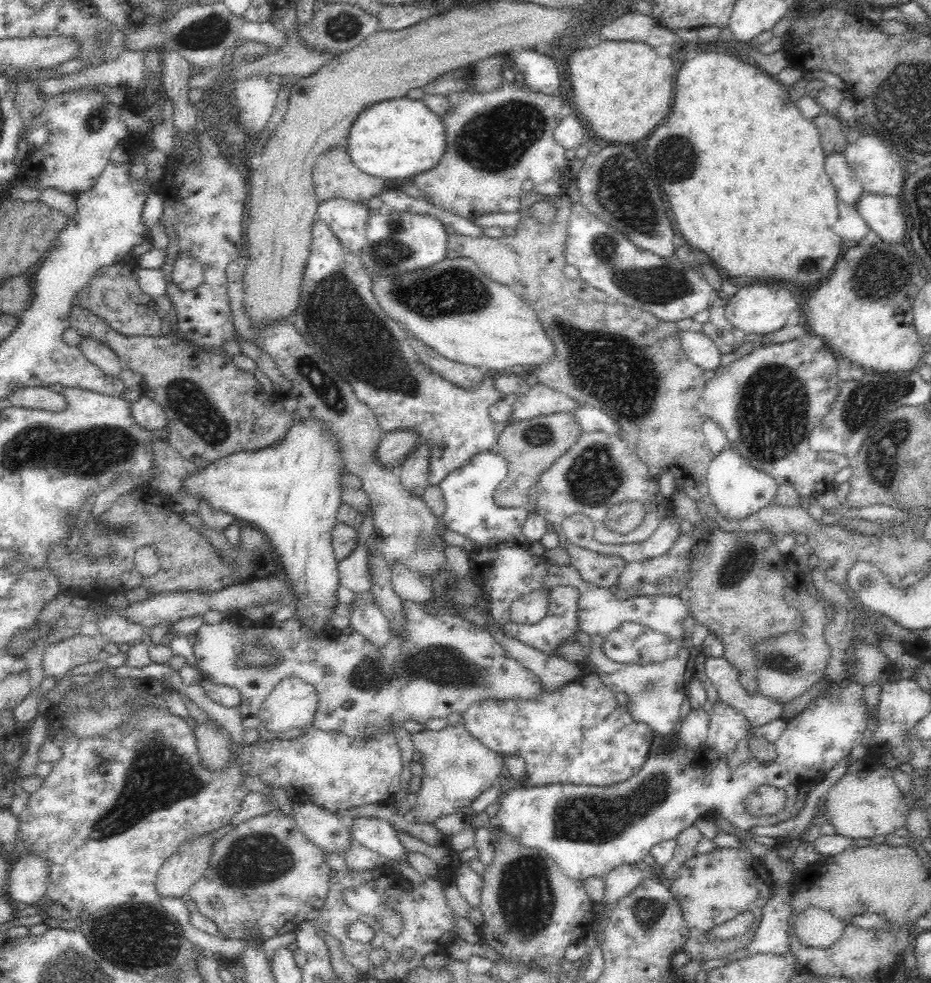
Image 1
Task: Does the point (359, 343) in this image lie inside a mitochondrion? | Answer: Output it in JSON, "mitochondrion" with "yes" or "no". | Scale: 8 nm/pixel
{"mitochondrion":"yes"}

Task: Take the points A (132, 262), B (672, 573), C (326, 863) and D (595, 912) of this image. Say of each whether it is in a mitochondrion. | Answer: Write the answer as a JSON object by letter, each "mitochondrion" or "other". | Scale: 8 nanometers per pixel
{"A":"other","B":"other","C":"other","D":"other"}

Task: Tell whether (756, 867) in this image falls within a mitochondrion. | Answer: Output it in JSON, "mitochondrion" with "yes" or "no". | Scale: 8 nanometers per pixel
{"mitochondrion":"no"}

